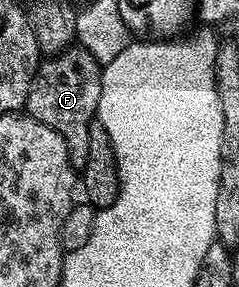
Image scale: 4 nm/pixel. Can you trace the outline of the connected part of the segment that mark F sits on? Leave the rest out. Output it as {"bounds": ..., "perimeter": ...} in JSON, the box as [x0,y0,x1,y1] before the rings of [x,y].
{"bounds":[25,43,103,166],"perimeter":[[[78,43],[69,46],[65,51],[48,56],[40,60],[39,70],[33,79],[33,87],[29,91],[29,99],[25,106],[26,112],[39,121],[46,121],[56,129],[65,139],[67,149],[71,152],[71,160],[76,166],[83,166],[89,155],[89,127],[91,122],[96,120],[99,112],[99,100],[101,99],[101,79],[103,78],[102,68],[86,49]]]}

